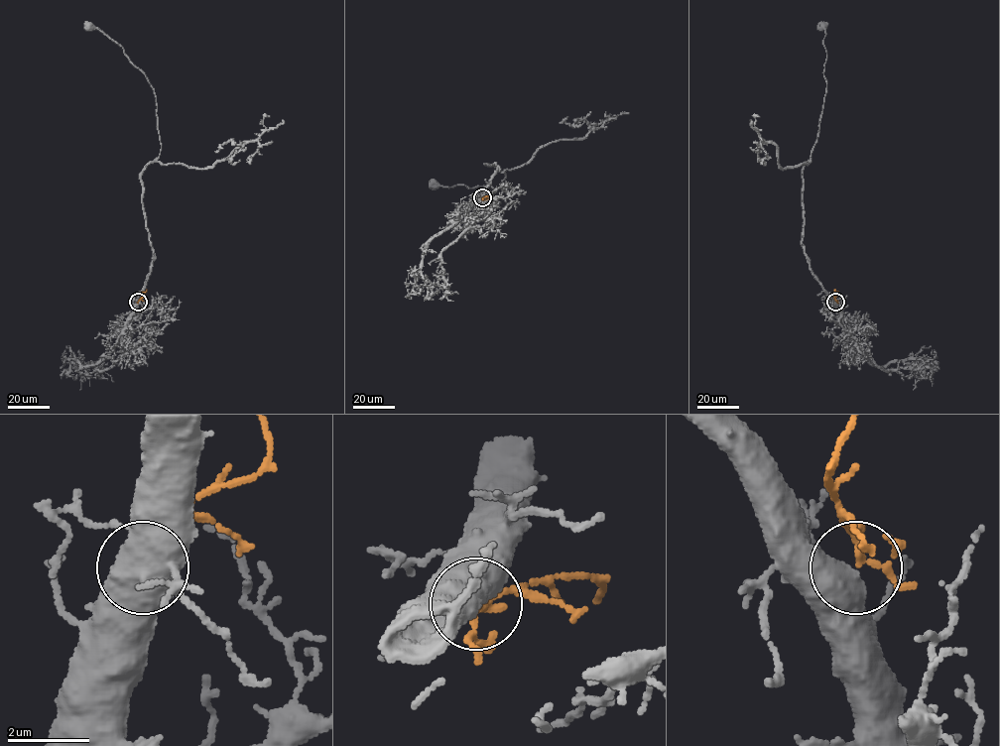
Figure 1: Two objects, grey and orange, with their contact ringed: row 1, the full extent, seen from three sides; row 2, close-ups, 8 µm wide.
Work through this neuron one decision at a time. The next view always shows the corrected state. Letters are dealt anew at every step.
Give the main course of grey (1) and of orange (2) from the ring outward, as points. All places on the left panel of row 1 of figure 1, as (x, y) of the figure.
1: (138, 302), (153, 254), (141, 173), (161, 149), (156, 97), (145, 74), (123, 49), (87, 26)
2: (138, 302), (146, 289)

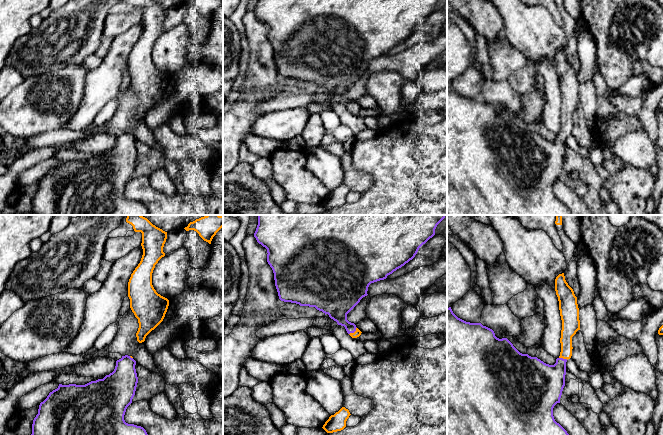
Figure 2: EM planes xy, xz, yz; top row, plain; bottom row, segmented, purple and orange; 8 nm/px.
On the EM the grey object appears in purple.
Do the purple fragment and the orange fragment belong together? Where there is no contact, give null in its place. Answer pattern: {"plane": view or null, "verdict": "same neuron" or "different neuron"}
{"plane": "xz", "verdict": "same neuron"}

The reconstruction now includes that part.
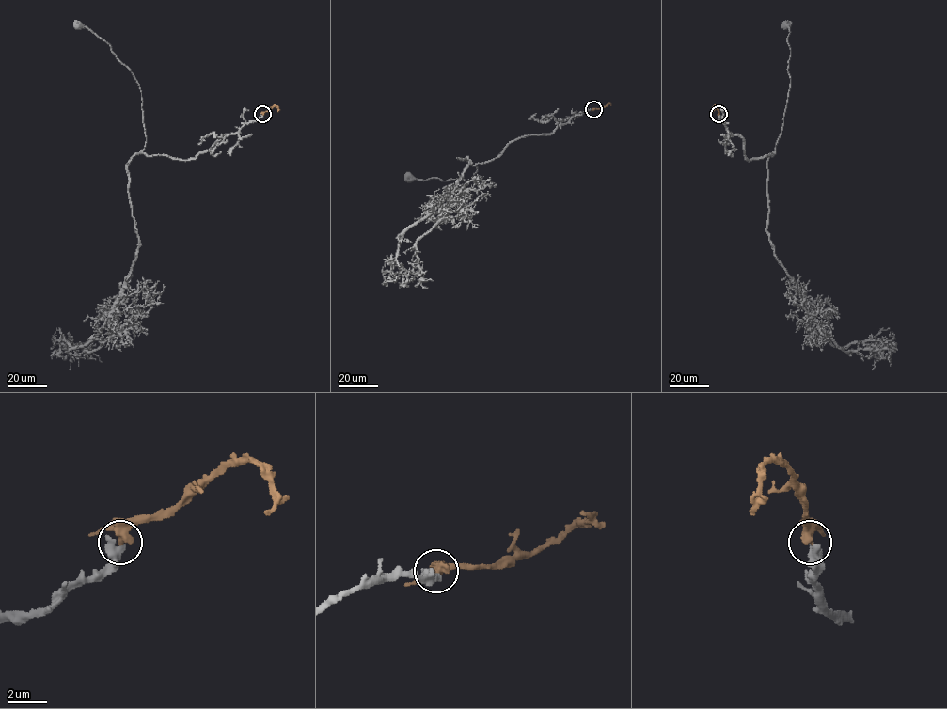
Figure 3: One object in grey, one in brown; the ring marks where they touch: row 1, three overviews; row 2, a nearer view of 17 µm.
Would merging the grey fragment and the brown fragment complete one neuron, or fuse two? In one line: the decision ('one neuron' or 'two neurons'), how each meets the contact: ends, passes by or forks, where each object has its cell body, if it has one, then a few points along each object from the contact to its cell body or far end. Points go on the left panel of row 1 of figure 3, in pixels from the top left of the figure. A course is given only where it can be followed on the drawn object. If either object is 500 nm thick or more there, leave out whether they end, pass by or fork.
one neuron | grey (78, 24) | brown none | grey via (262, 115), (195, 157), (141, 153), (146, 136), (139, 84), (108, 43), (76, 24) | brown via (262, 114), (275, 106), (277, 111)

